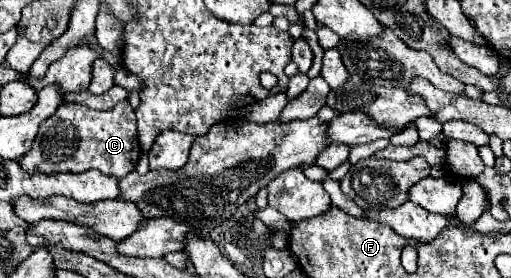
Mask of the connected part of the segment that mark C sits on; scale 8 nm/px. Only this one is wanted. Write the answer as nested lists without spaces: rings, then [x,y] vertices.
[[[127,100],[105,112],[75,102],[63,102],[59,110],[41,124],[33,148],[19,162],[27,172],[77,174],[95,168],[121,179],[135,168],[139,154],[141,148],[137,142],[135,112]]]

